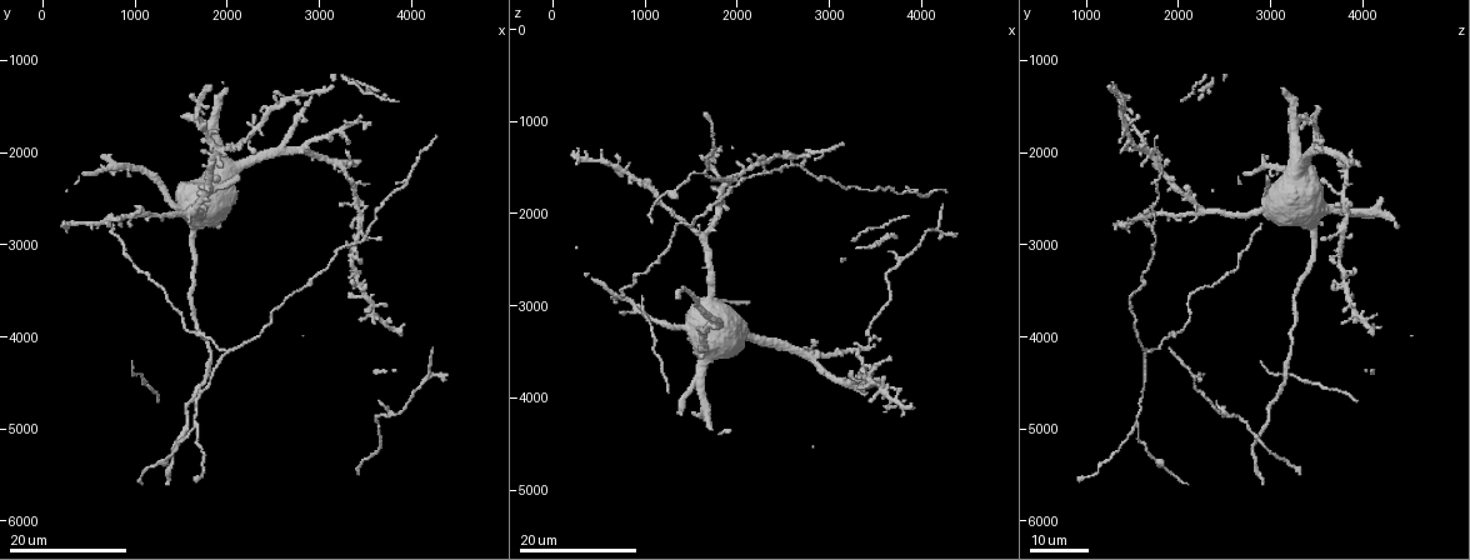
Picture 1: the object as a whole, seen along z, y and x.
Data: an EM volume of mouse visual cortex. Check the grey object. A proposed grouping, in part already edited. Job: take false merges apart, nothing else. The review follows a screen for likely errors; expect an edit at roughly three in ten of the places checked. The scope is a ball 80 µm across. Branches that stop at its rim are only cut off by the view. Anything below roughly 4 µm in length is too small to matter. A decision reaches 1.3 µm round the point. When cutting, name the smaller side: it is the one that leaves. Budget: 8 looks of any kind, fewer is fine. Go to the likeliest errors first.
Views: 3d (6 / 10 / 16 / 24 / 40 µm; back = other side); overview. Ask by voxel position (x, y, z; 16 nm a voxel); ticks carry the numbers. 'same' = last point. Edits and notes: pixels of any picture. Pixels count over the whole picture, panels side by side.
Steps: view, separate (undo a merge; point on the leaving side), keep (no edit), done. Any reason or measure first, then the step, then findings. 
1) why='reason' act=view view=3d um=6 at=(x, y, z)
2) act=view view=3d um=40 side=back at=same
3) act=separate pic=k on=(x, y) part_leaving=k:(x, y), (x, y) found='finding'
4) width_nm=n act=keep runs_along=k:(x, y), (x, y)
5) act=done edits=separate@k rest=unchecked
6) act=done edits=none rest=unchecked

why='a fork' act=view view=3d um=16 at=(1650, 4950, 1550)

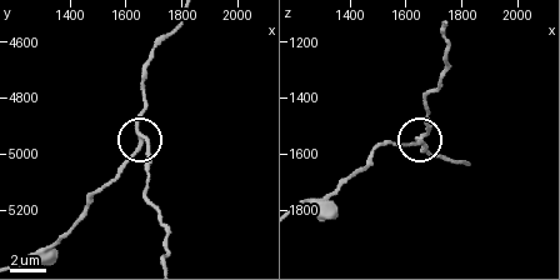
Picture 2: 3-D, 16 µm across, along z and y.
act=view view=3d um=10 at=(1670, 4970, 1530)

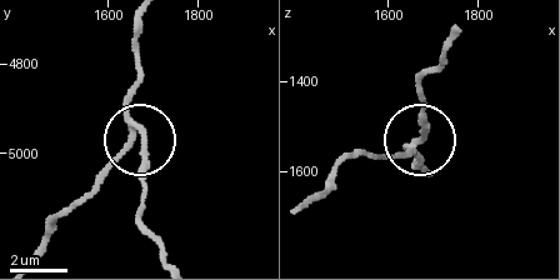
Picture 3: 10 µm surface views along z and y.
side_arm_um=16 arms=3 act=keep found='one cell here'

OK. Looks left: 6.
why='three-way junction' act=view view=3d um=24 at=(2000, 4150, 1650)

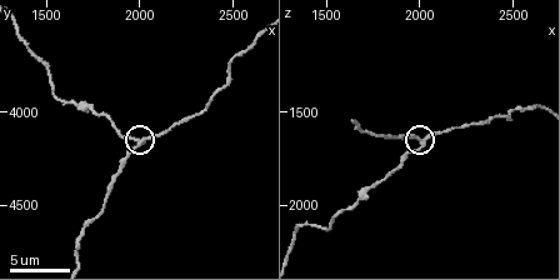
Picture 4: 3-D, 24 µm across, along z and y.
why='closer look' act=view view=3d um=6 at=(2020, 4160, 1660)

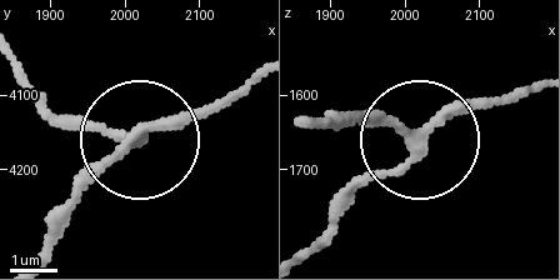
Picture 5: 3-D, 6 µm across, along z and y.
width_nm=230 act=keep runs_along=5:(303, 246), (414, 144), (331, 115) found='all the same cell'

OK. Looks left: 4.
act=view view=3d um=16 at=(900, 2200, 3000)

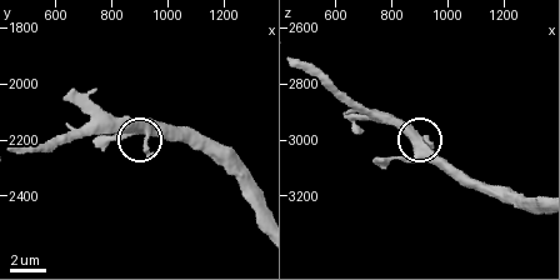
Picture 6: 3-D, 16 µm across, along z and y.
act=view view=3d um=6 at=same

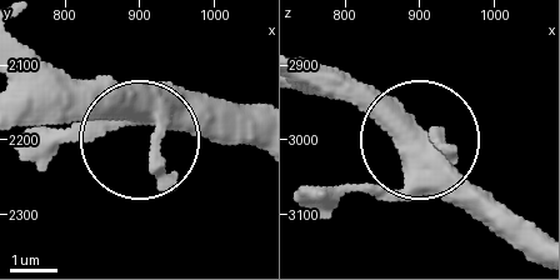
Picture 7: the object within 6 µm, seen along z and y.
act=keep runs_along=7:(250, 141), (95, 110), (51, 70) found='continuous, no second cell'

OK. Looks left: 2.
why='small branch off a trunk' act=view view=3d um=16 at=(3500, 3750, 3950)

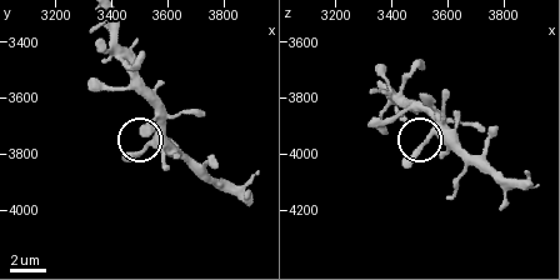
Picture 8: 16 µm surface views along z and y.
act=view view=3d um=6 at=(3540, 3760, 3940)

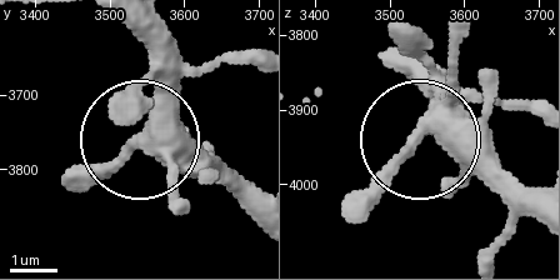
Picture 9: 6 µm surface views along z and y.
act=keep runs_along=9:(386, 54), (434, 110), (343, 213) found='all the same cell'

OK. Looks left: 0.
act=done edits=none rest=unchecked

